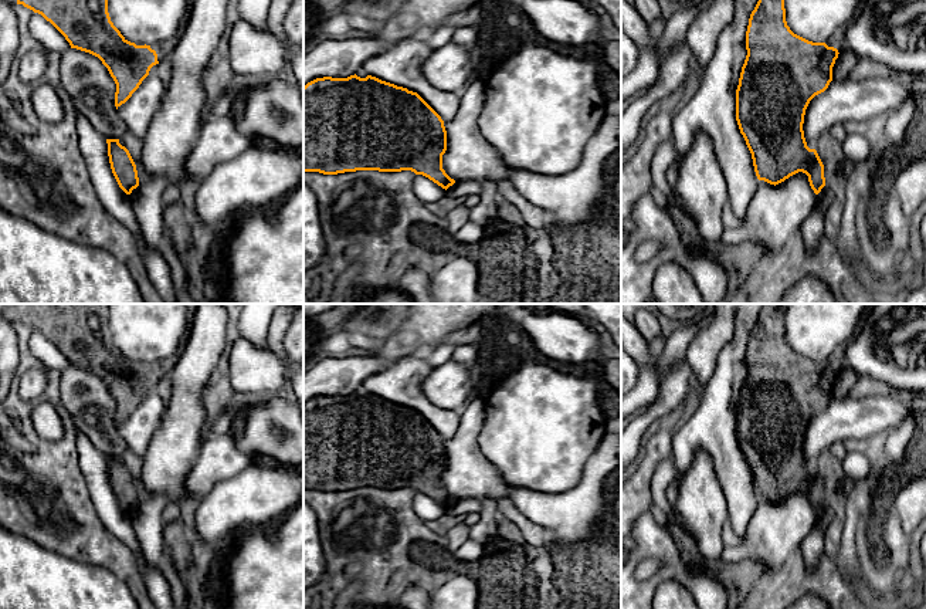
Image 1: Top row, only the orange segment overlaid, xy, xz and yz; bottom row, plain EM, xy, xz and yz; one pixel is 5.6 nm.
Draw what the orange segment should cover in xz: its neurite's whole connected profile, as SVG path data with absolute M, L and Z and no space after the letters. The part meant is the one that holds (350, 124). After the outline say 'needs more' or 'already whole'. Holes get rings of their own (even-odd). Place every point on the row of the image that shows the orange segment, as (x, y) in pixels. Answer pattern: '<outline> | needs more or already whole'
M356 74L316 78L303 87L303 172L411 170L447 190L455 180L442 169L445 150L444 121L417 92Z | already whole

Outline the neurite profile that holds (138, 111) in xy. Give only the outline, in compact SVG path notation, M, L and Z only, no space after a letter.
M149 74L132 97L118 106L118 115L125 122L128 132L145 139L150 122L157 112L164 95L164 82L156 74Z

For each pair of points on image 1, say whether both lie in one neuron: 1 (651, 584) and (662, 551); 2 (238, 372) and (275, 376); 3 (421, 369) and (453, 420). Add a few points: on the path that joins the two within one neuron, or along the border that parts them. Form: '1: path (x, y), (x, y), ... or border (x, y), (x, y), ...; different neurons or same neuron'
1: path (660, 575), (664, 571), (664, 560); same neuron
2: path (247, 372), (267, 374); same neuron
3: path (416, 385), (416, 396), (437, 418); same neuron

